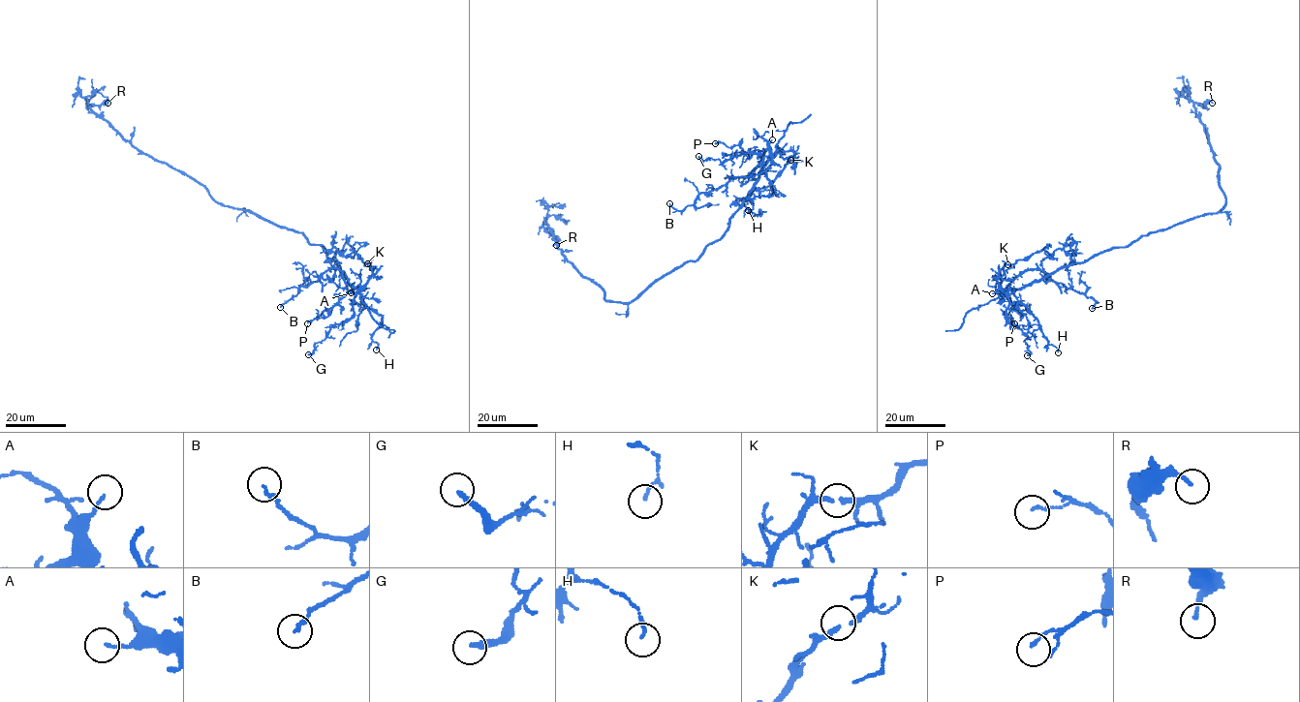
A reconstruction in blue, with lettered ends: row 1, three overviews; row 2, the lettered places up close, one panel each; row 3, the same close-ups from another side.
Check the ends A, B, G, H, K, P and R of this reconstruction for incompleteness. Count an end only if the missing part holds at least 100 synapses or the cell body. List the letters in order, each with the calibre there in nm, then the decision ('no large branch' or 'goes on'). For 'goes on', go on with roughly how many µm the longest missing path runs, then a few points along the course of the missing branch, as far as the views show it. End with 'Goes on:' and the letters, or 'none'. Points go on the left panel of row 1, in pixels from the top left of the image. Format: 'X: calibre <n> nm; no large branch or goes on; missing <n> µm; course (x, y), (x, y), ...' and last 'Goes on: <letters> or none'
A: calibre 120 nm; no large branch
B: calibre 170 nm; no large branch
G: calibre 260 nm; no large branch
H: calibre 70 nm; no large branch
K: calibre 190 nm; no large branch
P: calibre 130 nm; no large branch
R: calibre 140 nm; no large branch
Goes on: none

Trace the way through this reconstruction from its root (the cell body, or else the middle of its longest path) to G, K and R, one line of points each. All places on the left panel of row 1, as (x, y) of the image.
G: (292, 230), (303, 232), (310, 244), (324, 247), (357, 289), (354, 314), (333, 324), (308, 354)
K: (292, 230), (321, 244), (331, 260), (334, 247), (346, 256), (364, 242), (352, 248), (367, 263)
R: (292, 230), (248, 210), (222, 205), (202, 185), (144, 154), (86, 104), (108, 103)

